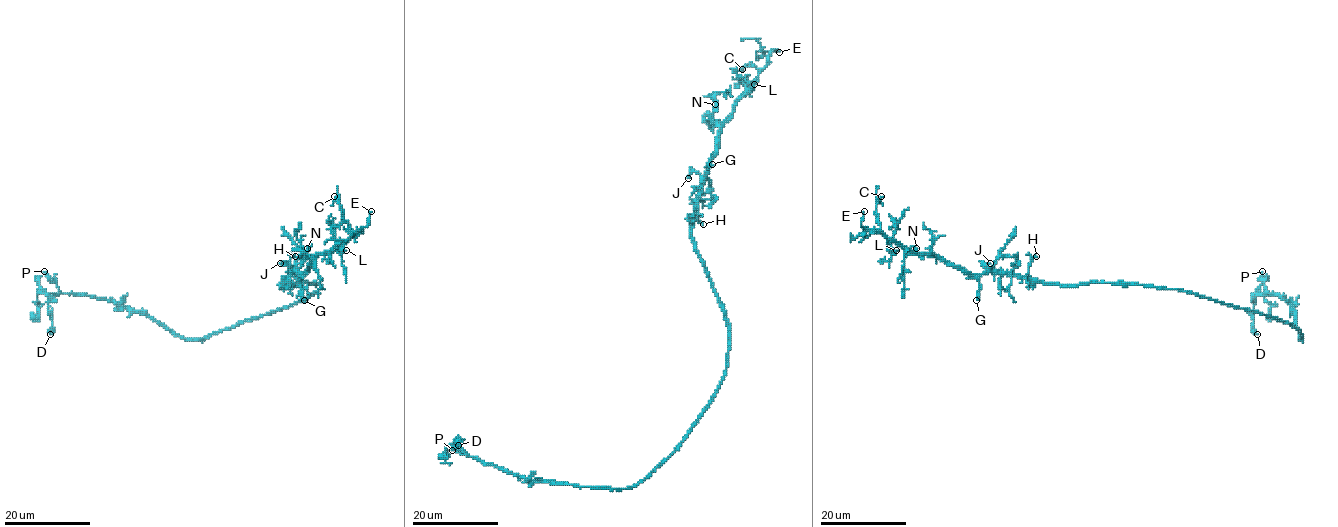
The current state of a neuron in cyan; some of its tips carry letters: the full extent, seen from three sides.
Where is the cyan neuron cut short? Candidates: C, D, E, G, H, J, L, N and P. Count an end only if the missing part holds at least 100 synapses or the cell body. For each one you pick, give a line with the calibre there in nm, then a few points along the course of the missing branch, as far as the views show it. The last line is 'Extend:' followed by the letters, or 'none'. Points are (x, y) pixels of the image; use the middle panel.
E: 220 nm thick; missing branch runs (779, 52), (791, 49), (780, 41), (749, 35), (739, 28), (708, 29), (708, 23)
Extend: E

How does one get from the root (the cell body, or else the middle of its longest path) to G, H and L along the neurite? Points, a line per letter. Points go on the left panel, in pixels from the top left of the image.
G: (316, 290), (321, 285), (286, 284), (284, 280), (291, 273), (300, 278), (304, 300)
H: (316, 290), (321, 285), (307, 282), (289, 285), (284, 282), (289, 275), (289, 259), (295, 256)
L: (316, 290), (321, 285), (289, 285), (284, 280), (293, 272), (302, 274), (336, 242), (346, 250)

